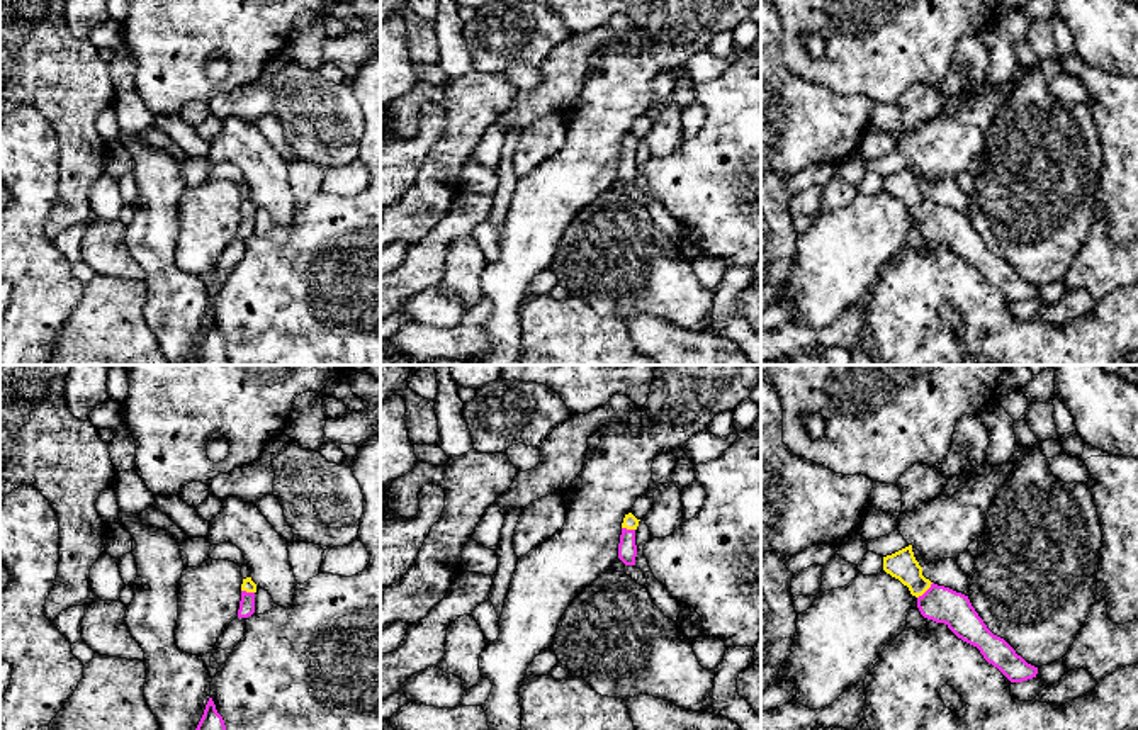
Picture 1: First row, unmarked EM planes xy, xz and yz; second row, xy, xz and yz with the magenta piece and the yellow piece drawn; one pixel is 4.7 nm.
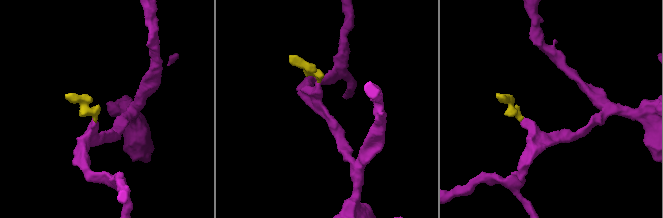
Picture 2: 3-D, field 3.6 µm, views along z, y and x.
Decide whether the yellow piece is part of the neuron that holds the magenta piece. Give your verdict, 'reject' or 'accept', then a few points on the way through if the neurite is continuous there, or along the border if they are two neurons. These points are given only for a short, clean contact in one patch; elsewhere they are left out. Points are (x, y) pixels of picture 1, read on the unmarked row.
accept; runs through yz (941, 224), (926, 211), (902, 184)

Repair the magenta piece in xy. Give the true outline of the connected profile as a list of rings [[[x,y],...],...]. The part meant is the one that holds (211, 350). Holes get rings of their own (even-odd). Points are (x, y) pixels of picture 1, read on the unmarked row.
[[[209,317],[204,334],[195,348],[192,365],[229,365],[226,345]]]

